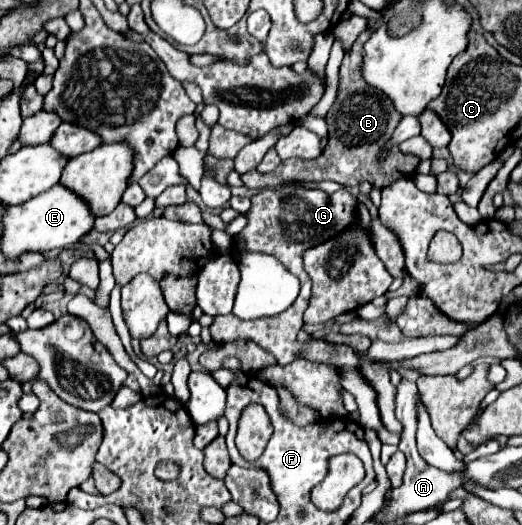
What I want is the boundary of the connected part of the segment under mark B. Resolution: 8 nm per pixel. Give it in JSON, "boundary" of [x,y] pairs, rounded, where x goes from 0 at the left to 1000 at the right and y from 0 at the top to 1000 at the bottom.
{"boundary":[[[695,61],[692,72],[680,76],[676,91],[661,103],[653,133],[649,133],[649,183],[634,210],[626,213],[626,229],[638,229],[638,259],[630,259],[626,278],[619,282],[619,293],[607,297],[603,305],[542,305],[523,328],[500,331],[492,324],[462,331],[462,343],[473,358],[527,358],[542,347],[619,347],[619,343],[638,343],[649,347],[665,358],[680,358],[692,347],[707,347],[715,358],[734,362],[738,354],[749,354],[761,347],[761,339],[787,339],[799,331],[803,301],[799,297],[780,297],[768,293],[761,282],[749,286],[741,305],[722,305],[726,282],[749,263],[761,232],[768,221],[753,206],[749,190],[734,179],[715,171],[711,164],[699,160],[692,149],[692,110],[695,110],[695,84],[703,80],[711,65]]]}

